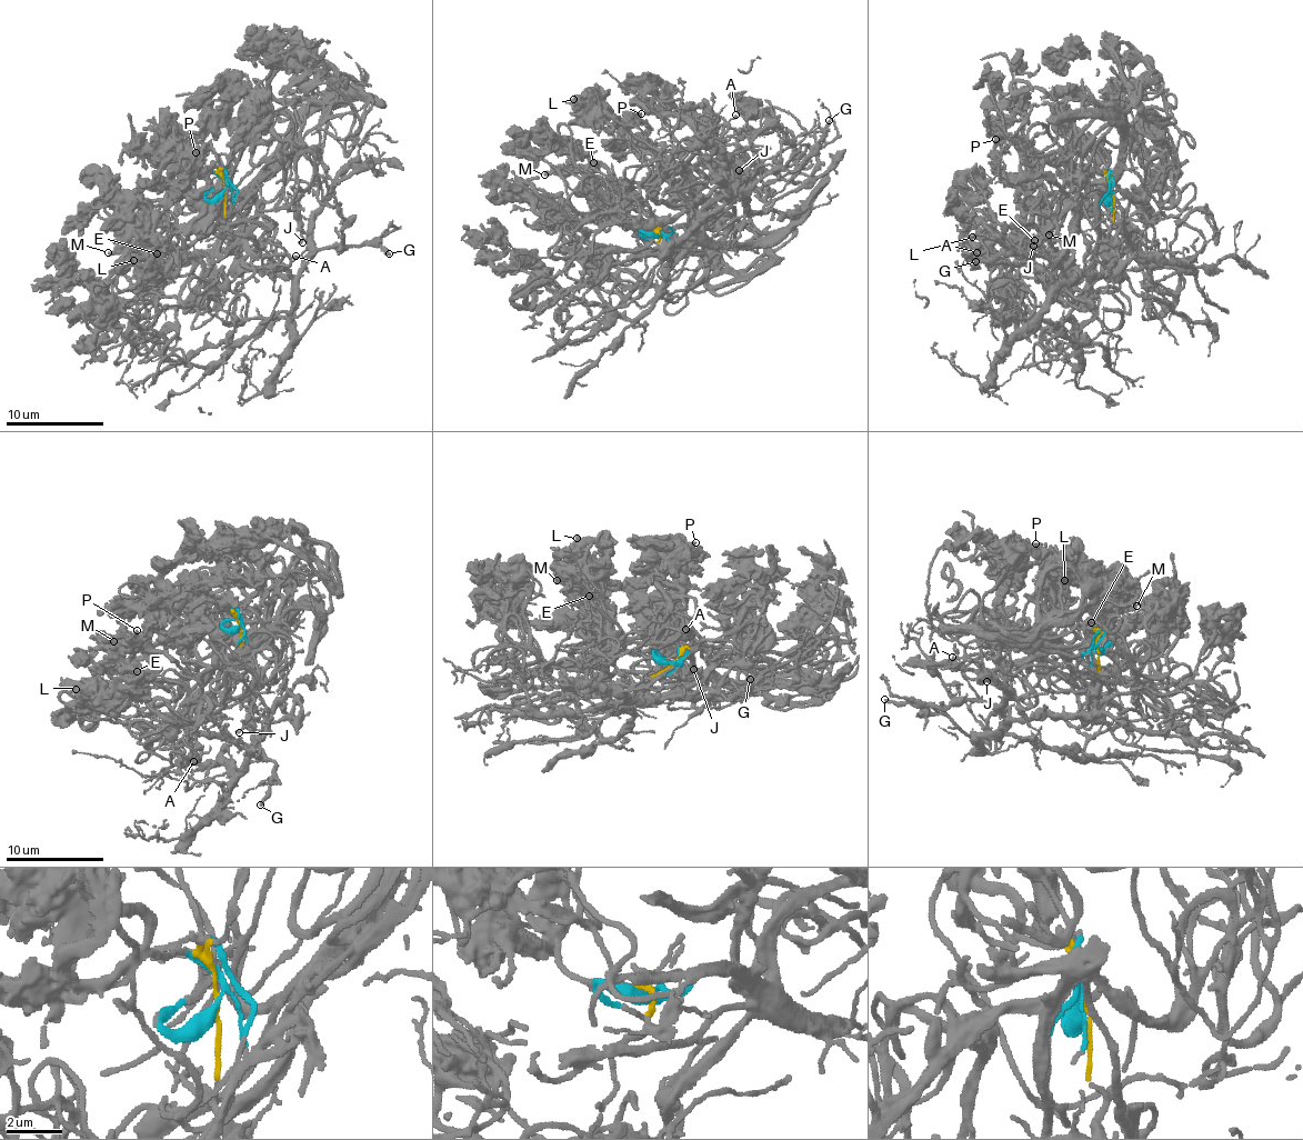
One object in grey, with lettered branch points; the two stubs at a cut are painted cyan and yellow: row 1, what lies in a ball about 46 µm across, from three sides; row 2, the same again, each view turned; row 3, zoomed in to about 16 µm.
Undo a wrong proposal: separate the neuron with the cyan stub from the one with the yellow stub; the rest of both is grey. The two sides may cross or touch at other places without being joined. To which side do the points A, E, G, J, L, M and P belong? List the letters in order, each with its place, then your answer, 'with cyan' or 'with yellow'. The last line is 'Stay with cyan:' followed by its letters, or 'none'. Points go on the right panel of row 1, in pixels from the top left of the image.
A: (976, 252) | with cyan
E: (1034, 240) | with cyan
G: (975, 261) | with yellow
J: (1033, 246) | with yellow
L: (972, 237) | with cyan
M: (1049, 234) | with cyan
P: (995, 139) | with cyan
Stay with cyan: A, E, L, M, P

